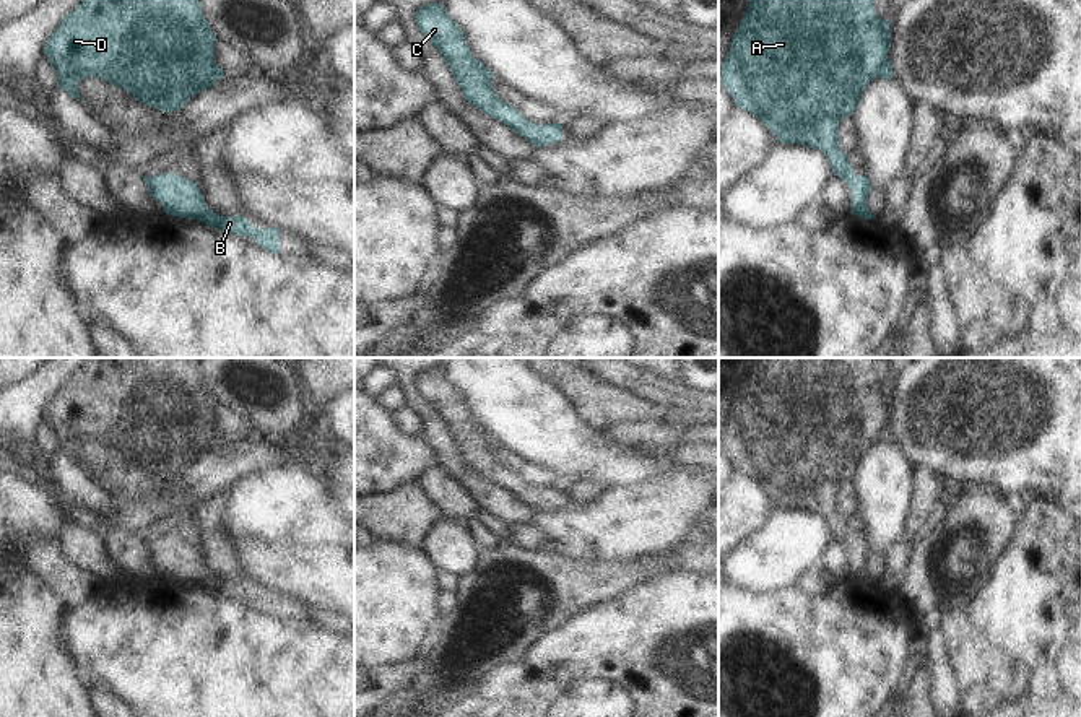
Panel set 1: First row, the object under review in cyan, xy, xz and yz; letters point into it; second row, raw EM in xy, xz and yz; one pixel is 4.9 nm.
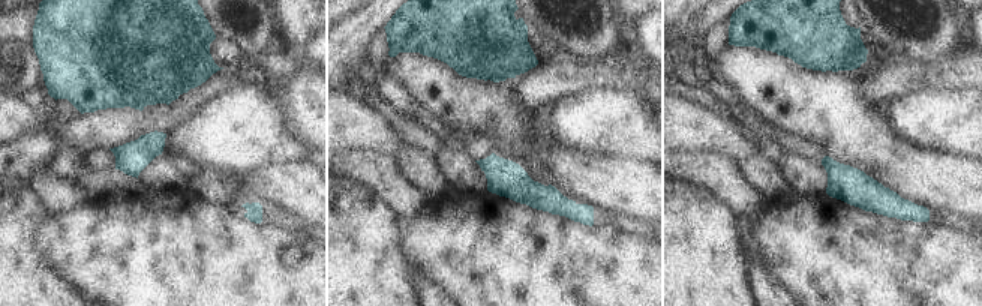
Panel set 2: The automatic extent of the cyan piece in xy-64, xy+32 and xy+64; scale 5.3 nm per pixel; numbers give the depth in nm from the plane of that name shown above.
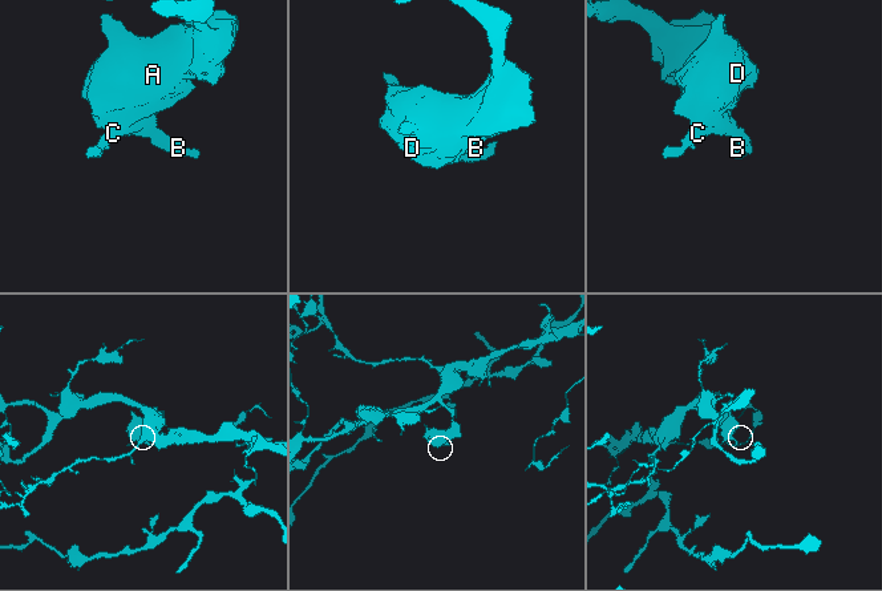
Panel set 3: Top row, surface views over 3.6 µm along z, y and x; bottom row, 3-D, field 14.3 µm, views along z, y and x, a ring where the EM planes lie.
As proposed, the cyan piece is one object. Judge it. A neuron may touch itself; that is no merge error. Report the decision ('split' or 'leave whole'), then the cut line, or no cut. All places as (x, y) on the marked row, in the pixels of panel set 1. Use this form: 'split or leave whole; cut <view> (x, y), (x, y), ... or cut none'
leave whole; cut none

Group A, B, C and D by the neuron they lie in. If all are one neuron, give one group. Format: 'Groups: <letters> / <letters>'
Groups: A B C D.

